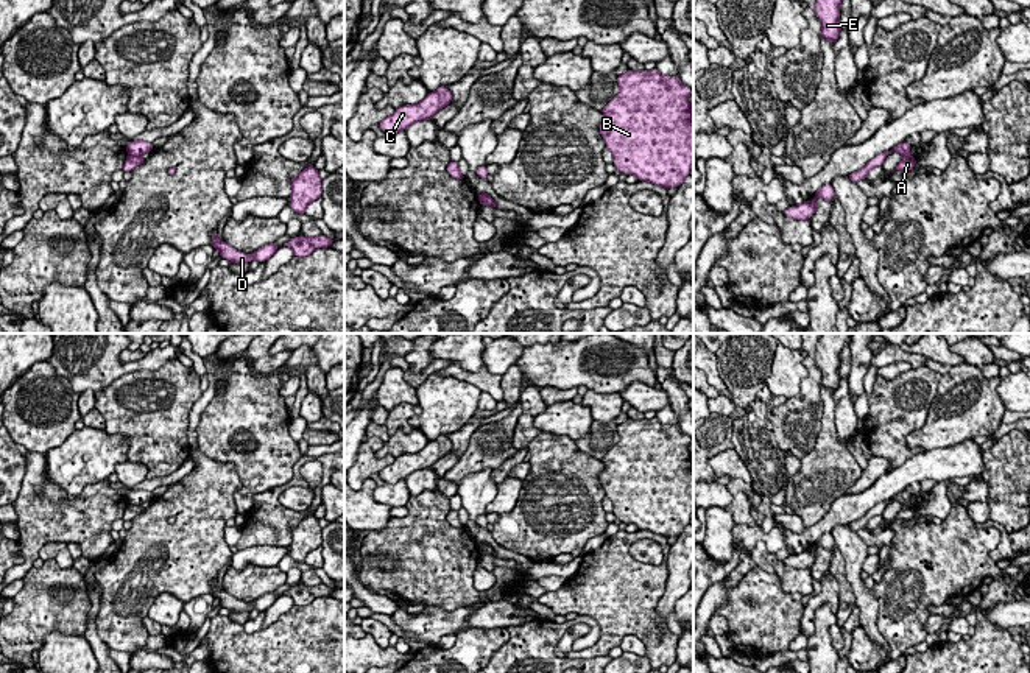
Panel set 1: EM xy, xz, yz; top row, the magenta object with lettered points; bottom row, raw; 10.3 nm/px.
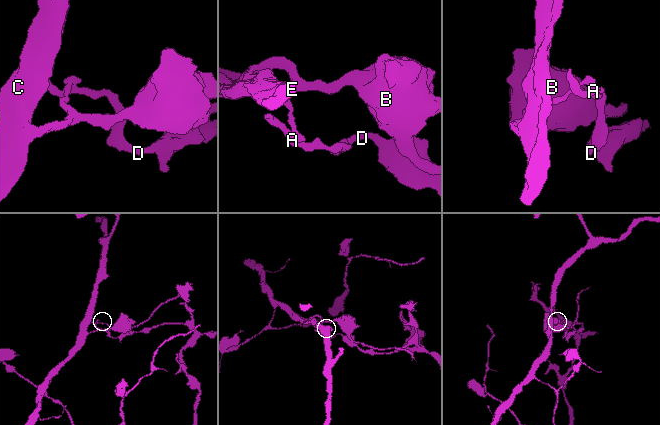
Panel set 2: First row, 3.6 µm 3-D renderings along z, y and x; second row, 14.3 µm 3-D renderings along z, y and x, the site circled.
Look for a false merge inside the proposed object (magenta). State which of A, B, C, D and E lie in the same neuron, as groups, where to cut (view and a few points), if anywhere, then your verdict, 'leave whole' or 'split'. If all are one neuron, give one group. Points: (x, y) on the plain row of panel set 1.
A D / B C E | xy (128, 503), (139, 507) | split

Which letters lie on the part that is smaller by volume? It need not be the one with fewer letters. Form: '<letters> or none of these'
A, D

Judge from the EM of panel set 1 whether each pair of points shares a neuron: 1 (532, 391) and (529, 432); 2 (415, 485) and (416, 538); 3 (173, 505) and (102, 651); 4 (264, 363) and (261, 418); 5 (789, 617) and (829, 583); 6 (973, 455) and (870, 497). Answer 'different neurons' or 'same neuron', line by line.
1: same neuron
2: different neurons
3: different neurons
4: different neurons
5: different neurons
6: same neuron

